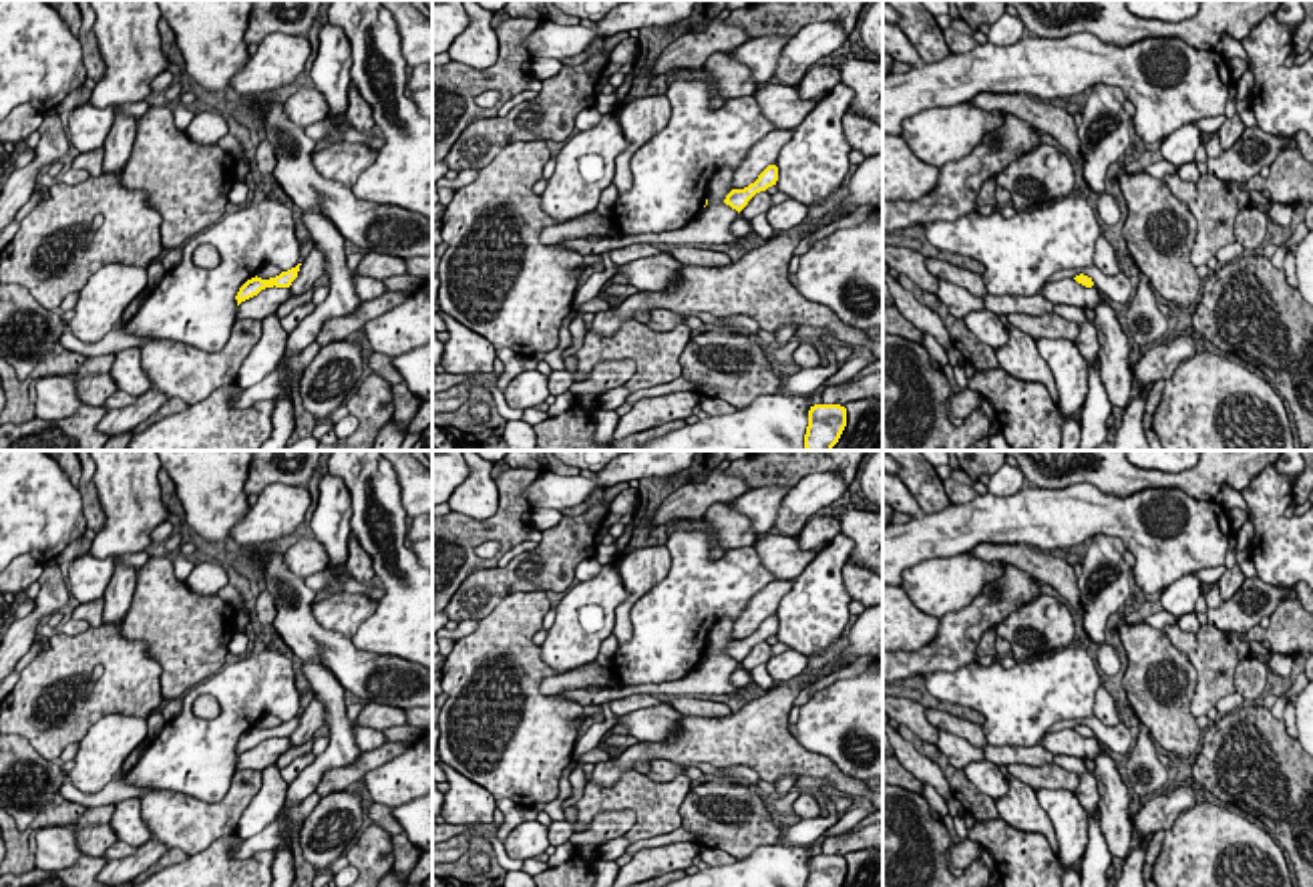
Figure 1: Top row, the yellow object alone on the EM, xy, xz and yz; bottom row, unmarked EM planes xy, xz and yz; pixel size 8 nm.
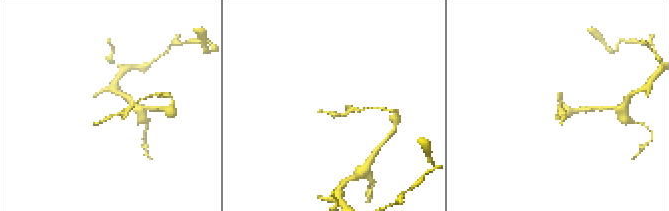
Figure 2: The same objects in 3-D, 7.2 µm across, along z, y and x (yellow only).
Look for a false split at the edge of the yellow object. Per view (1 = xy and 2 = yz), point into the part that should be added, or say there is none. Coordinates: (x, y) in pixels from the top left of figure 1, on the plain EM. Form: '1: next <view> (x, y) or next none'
1: next none
2: next none

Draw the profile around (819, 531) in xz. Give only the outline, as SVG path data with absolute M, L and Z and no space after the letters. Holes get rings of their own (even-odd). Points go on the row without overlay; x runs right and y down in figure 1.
M814 515L798 535L798 547L810 551L826 547L840 533L840 521L834 517Z

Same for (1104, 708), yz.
M1100 686L1096 692L1094 716L1106 726L1120 724L1114 698L1108 694L1108 690L1104 686Z

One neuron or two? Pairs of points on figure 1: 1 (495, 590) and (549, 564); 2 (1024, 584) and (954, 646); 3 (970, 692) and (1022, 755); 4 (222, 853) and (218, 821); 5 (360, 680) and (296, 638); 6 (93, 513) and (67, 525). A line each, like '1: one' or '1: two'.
1: one
2: one
3: two
4: two
5: one
6: two

